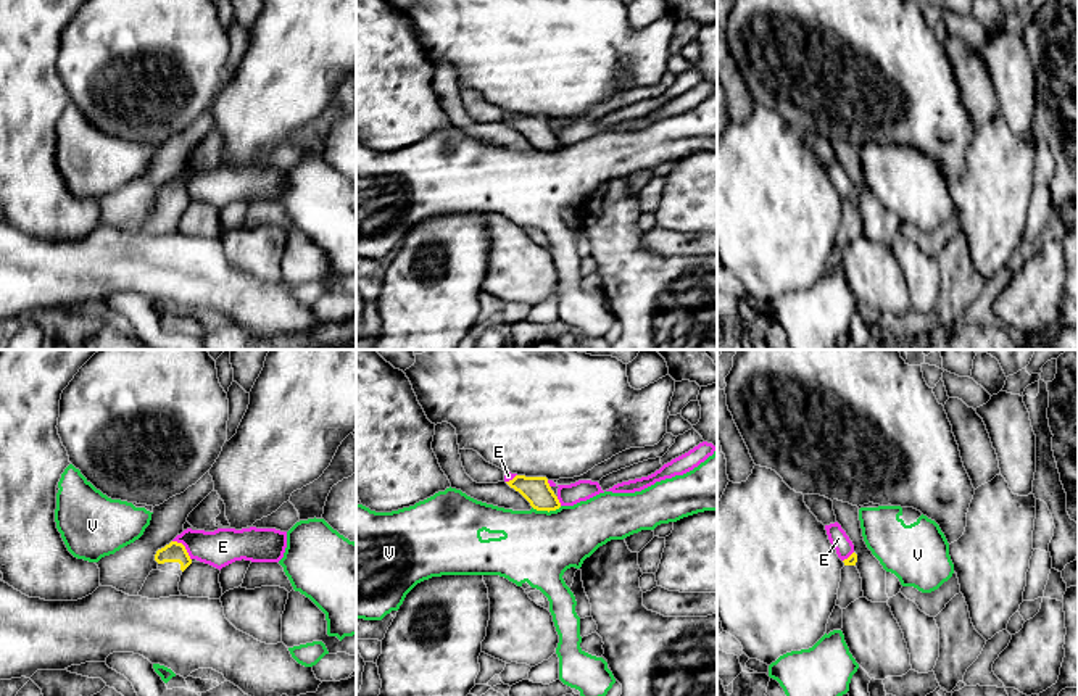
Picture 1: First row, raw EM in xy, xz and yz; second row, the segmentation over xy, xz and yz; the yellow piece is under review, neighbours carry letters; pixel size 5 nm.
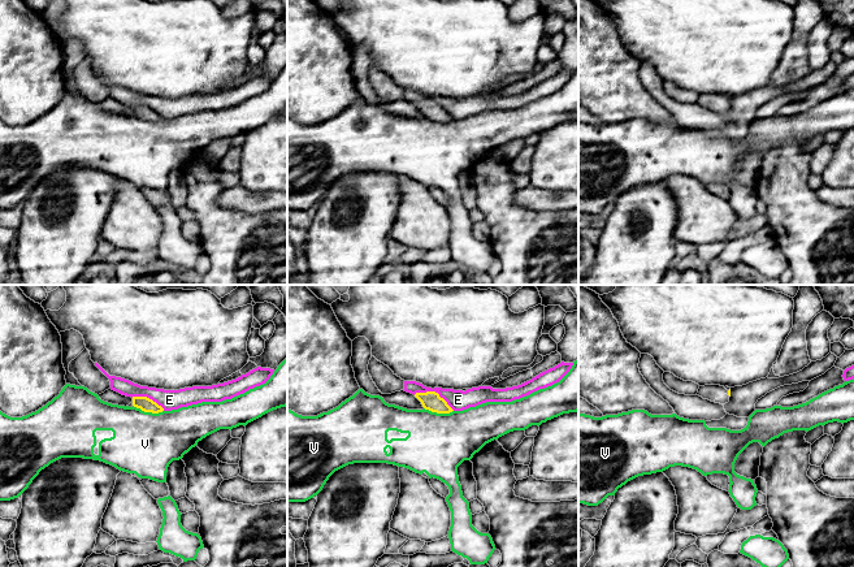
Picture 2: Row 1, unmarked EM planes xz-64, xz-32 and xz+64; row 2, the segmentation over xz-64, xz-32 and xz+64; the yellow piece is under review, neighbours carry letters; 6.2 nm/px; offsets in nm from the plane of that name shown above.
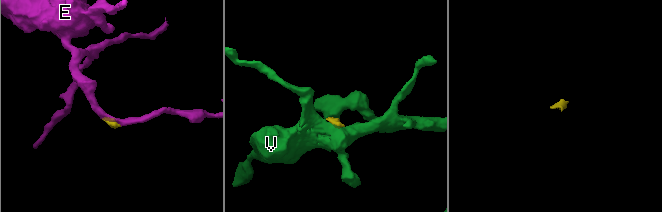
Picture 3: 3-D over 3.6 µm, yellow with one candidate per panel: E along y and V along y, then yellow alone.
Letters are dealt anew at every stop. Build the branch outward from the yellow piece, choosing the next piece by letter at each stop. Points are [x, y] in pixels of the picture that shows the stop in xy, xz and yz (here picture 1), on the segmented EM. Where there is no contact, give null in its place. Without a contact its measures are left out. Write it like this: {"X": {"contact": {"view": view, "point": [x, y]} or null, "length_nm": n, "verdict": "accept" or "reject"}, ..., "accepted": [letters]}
{"E": {"contact": {"view": "xy", "point": [184, 548]}, "length_nm": 140, "verdict": "reject"}, "V": {"contact": {"view": "xz", "point": [547, 509]}, "length_nm": 150, "verdict": "reject"}, "accepted": []}

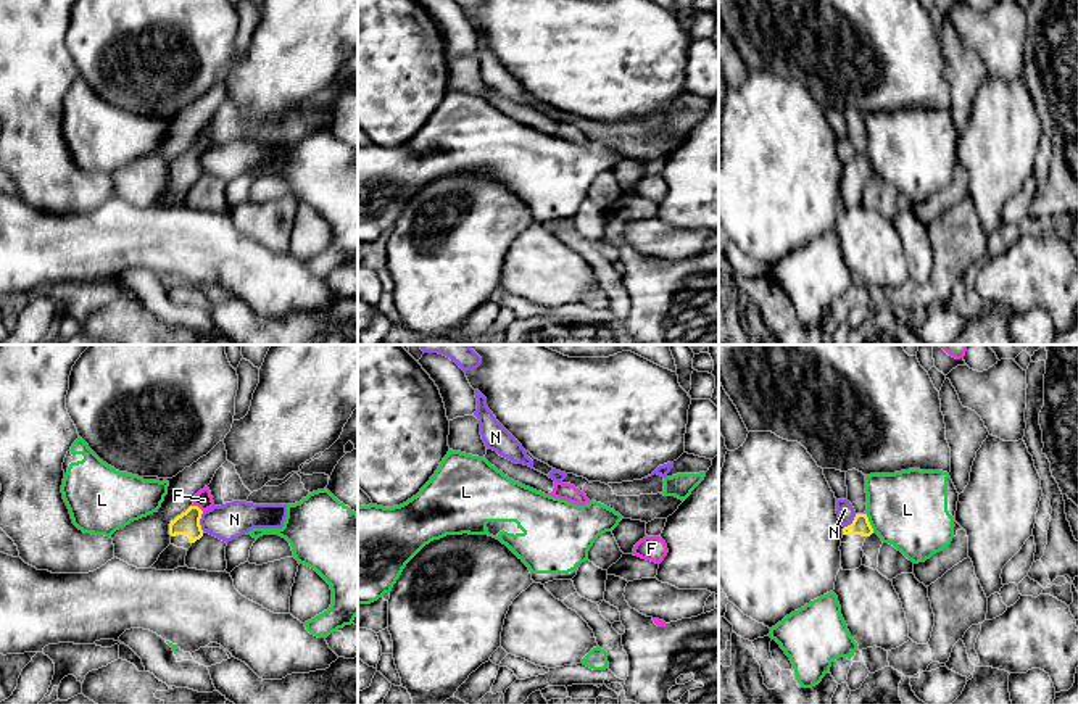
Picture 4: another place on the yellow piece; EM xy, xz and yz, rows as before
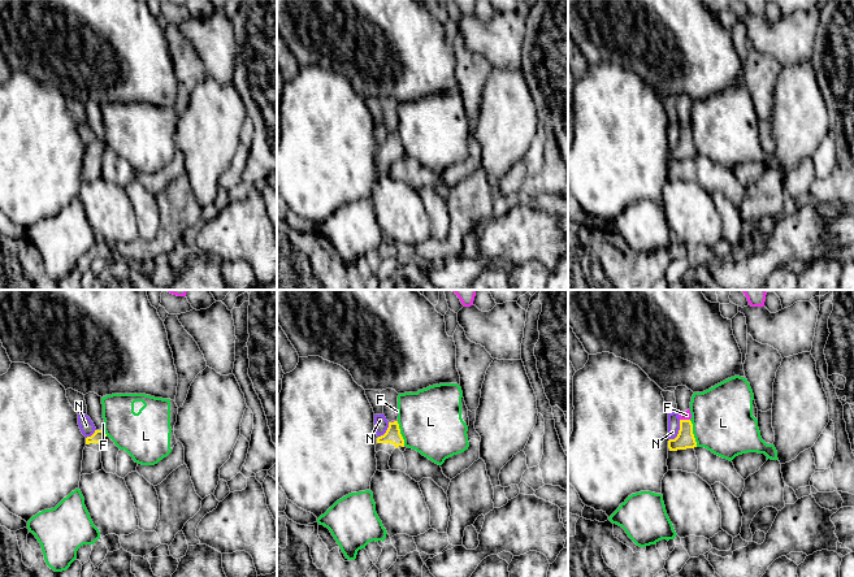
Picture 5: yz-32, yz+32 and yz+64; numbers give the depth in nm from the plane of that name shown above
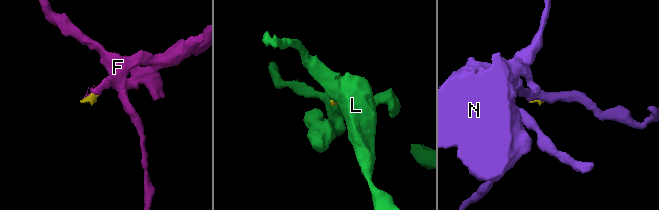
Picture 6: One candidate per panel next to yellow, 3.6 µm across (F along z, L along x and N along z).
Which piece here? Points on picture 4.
{"F": {"contact": {"view": "xy", "point": [197, 506]}, "length_nm": 70, "verdict": "accept"}, "L": {"contact": {"view": "yz", "point": [869, 522]}, "length_nm": 110, "verdict": "reject"}, "N": {"contact": {"view": "xy", "point": [199, 521]}, "length_nm": 100, "verdict": "reject"}, "accepted": ["F"]}

